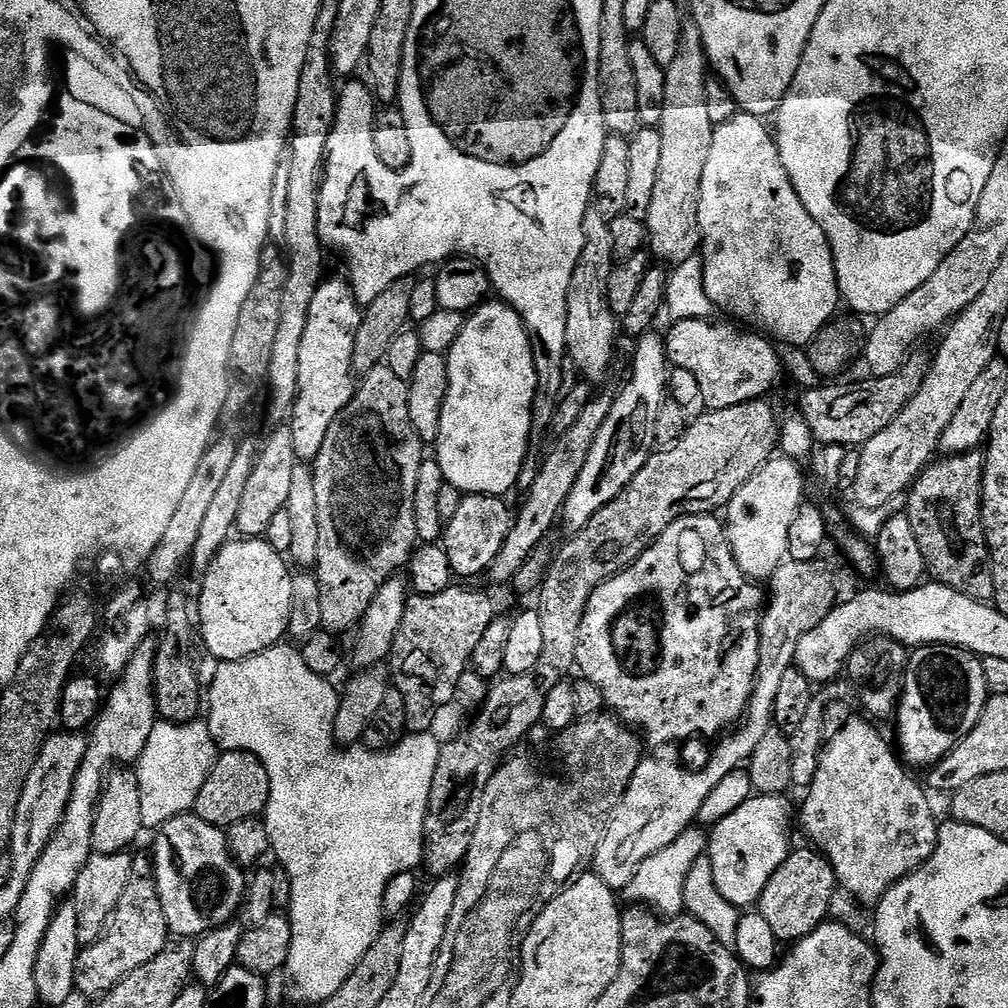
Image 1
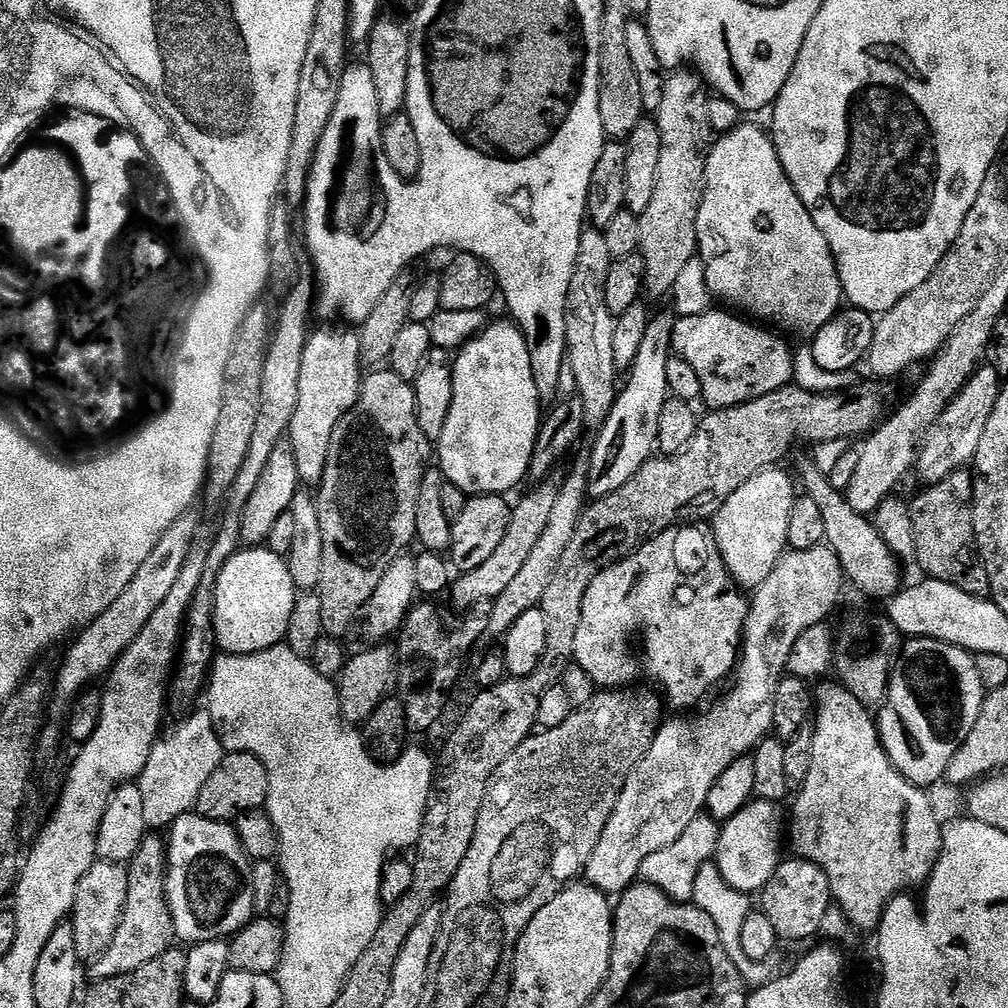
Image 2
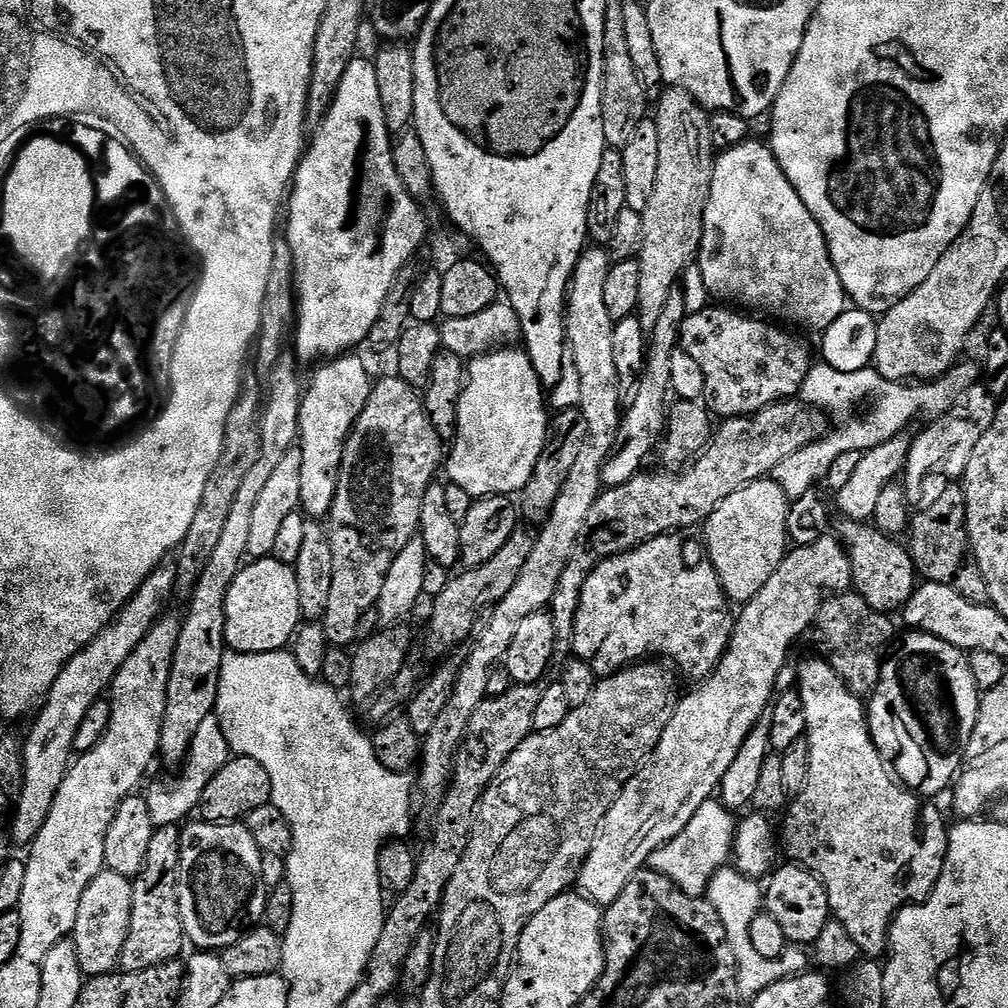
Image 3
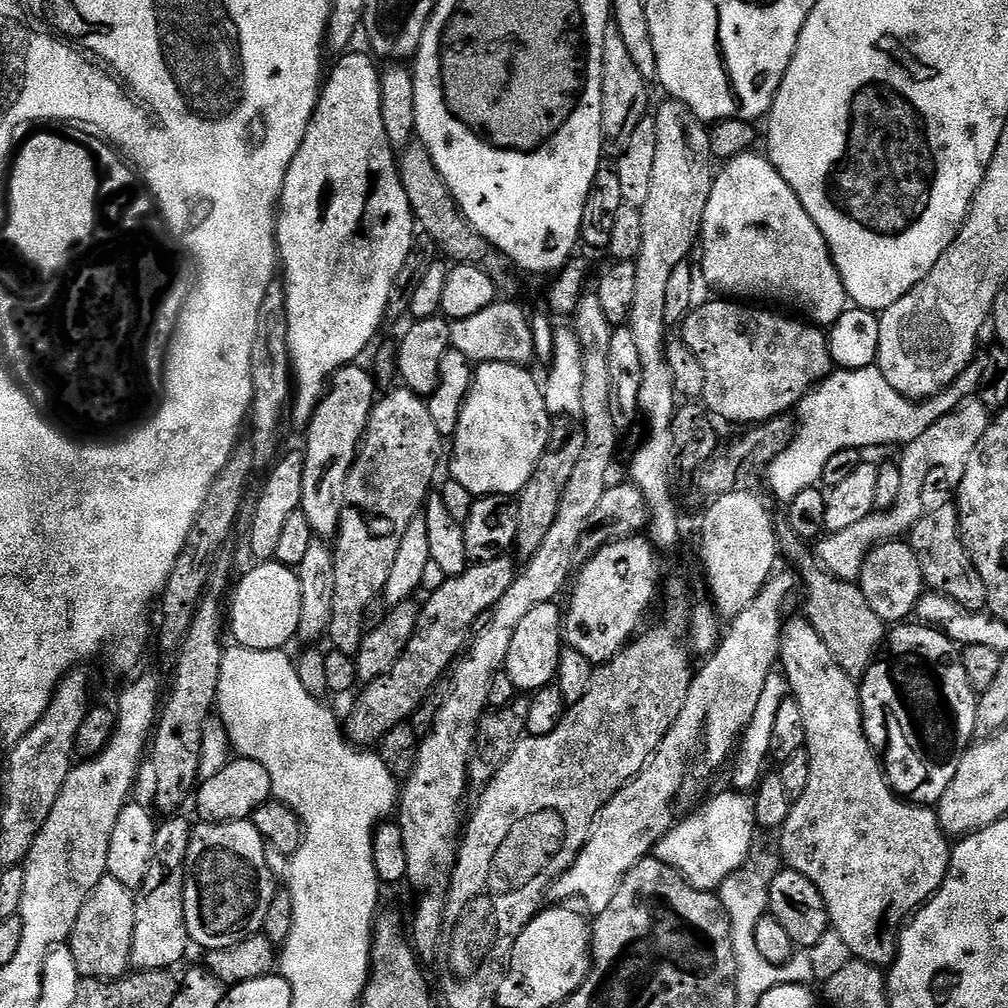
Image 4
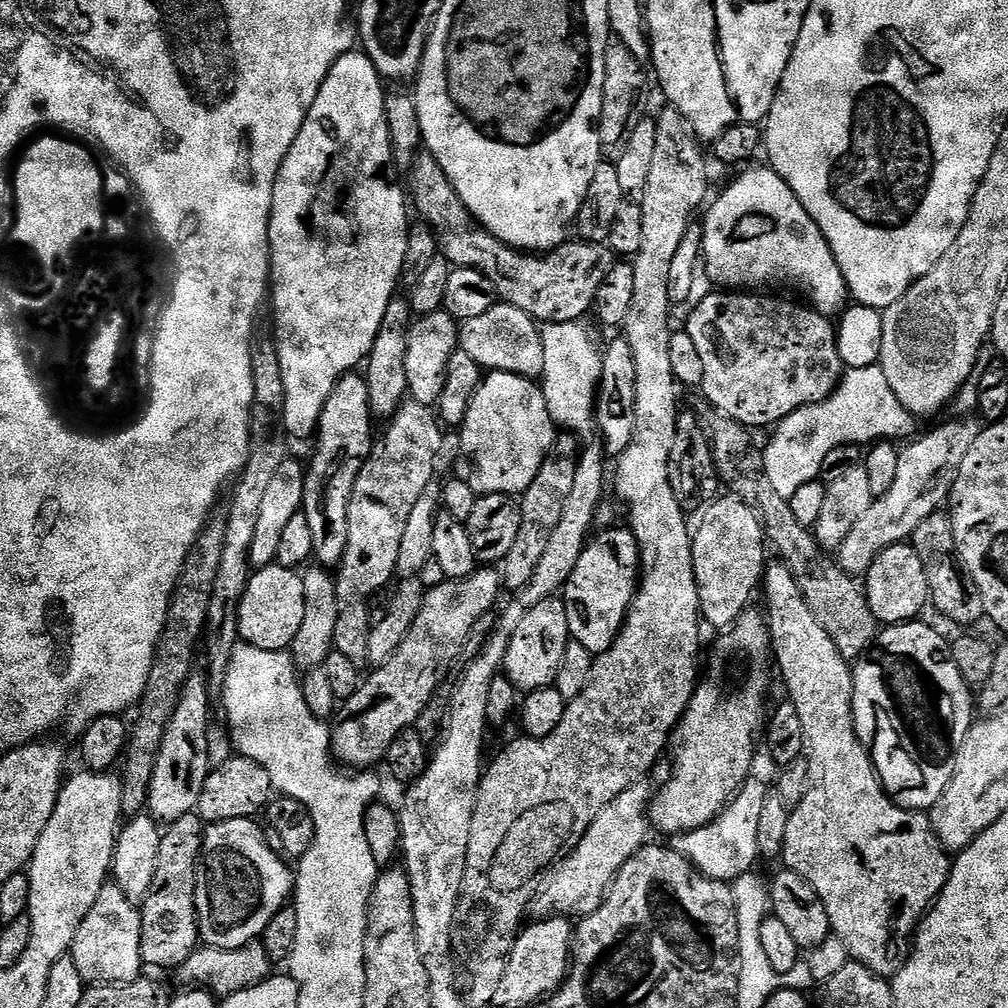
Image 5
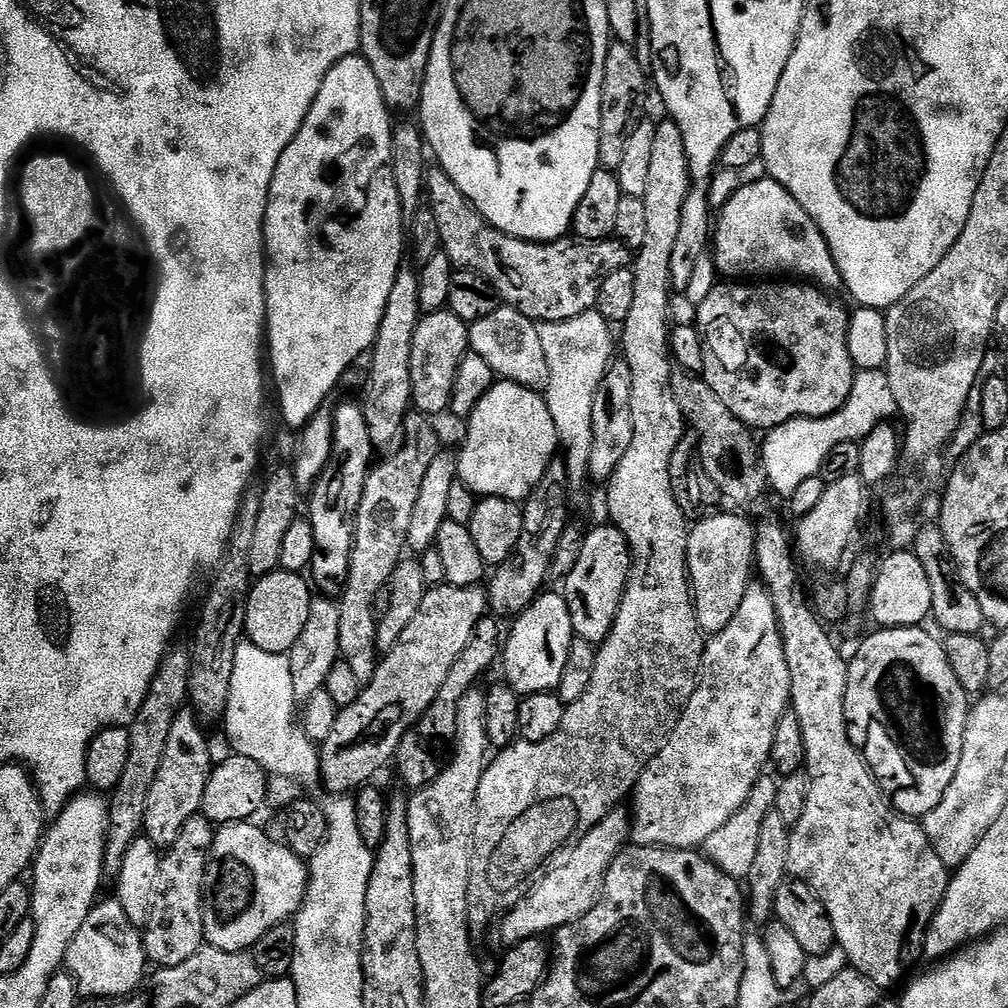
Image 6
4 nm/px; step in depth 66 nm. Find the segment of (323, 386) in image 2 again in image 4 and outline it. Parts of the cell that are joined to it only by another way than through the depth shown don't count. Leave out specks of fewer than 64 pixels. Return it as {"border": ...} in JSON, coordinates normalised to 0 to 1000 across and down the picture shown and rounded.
{"border":[[[350,359],[330,371],[304,426],[306,438],[300,441],[302,469],[298,507],[304,510],[304,518],[308,518],[308,526],[313,534],[329,534],[333,531],[343,474],[353,457],[355,441],[361,435],[369,402],[375,396],[375,381],[370,370],[357,363]]]}

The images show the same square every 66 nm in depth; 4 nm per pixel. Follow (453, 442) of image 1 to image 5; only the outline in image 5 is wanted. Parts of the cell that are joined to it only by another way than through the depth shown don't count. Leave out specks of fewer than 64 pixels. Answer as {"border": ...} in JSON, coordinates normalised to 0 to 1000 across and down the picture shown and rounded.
{"border":[[[484,369],[479,374],[454,426],[460,461],[455,471],[473,490],[519,490],[544,455],[554,426],[546,415],[539,384],[531,377],[505,369]]]}

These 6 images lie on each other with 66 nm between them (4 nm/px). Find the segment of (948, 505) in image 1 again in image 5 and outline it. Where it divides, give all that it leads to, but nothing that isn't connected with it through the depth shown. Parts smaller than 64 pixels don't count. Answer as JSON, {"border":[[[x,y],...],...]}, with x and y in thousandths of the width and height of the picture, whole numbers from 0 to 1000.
{"border":[[[934,506],[923,510],[912,520],[911,526],[903,533],[905,545],[915,554],[915,563],[919,565],[921,578],[921,594],[924,602],[930,603],[944,619],[953,619],[953,624],[960,625],[963,619],[977,614],[974,601],[974,589],[970,589],[970,581],[966,581],[954,566],[948,550],[944,514],[939,507]]]}

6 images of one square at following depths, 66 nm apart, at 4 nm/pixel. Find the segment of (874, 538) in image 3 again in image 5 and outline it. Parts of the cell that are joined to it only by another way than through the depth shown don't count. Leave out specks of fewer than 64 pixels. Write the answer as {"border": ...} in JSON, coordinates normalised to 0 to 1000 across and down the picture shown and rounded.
{"border":[[[901,538],[875,546],[875,550],[867,554],[867,558],[856,572],[855,582],[867,613],[877,621],[899,619],[903,615],[908,615],[914,610],[912,607],[917,602],[920,604],[923,599],[915,554],[911,554],[911,550]]]}

